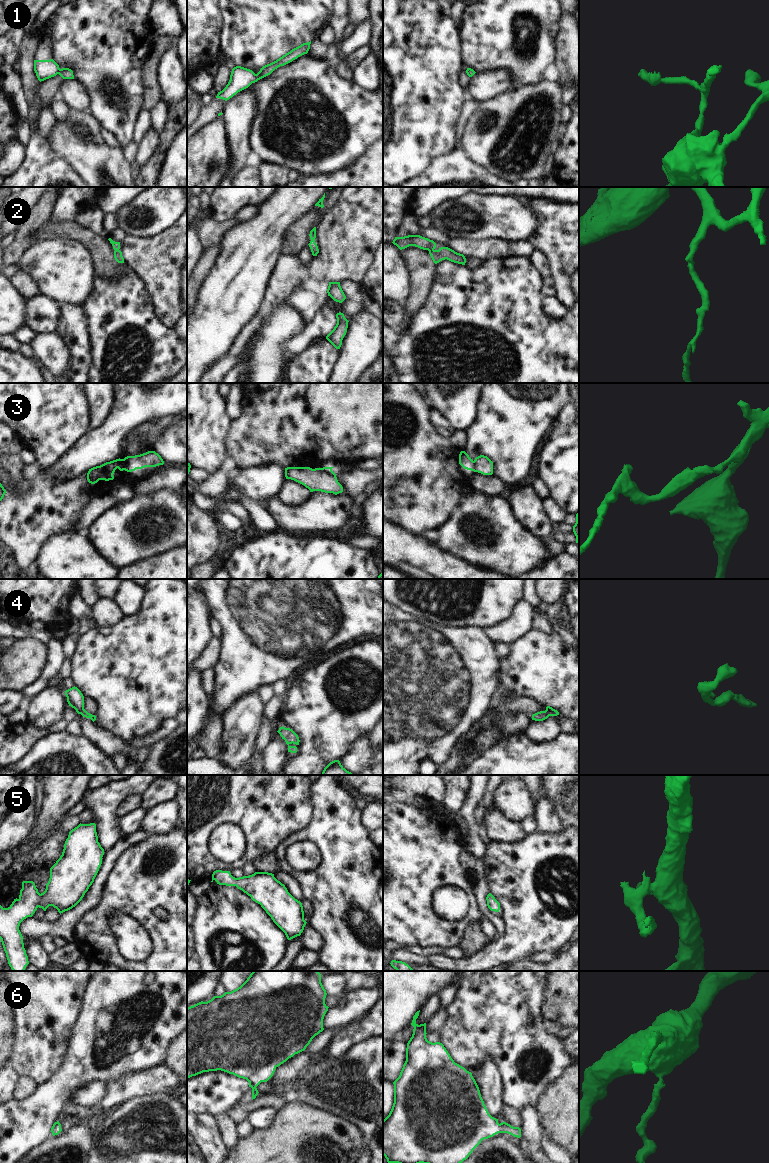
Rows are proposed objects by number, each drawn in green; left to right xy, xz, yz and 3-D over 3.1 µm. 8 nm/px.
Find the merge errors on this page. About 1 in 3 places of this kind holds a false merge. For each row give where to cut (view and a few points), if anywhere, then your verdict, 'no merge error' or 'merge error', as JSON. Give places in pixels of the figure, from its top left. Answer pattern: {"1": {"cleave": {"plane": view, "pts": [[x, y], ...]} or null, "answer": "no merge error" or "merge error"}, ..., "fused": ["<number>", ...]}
{"1": {"cleave": null, "answer": "no merge error"}, "2": {"cleave": null, "answer": "no merge error"}, "3": {"cleave": {"plane": "xy", "pts": [[122, 459], [126, 465], [135, 469]]}, "answer": "merge error"}, "4": {"cleave": null, "answer": "no merge error"}, "5": {"cleave": null, "answer": "no merge error"}, "6": {"cleave": null, "answer": "no merge error"}, "fused": ["3"]}

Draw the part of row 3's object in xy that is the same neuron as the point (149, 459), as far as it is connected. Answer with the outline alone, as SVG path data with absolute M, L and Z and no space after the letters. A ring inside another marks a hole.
M148 451L146 453L135 456L127 456L123 459L123 461L126 466L130 466L134 469L156 467L164 464L161 456L155 451Z

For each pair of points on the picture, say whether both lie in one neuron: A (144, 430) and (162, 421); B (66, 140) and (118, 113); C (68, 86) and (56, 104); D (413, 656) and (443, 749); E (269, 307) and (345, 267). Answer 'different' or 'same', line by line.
A: same
B: different
C: different
D: same
E: same

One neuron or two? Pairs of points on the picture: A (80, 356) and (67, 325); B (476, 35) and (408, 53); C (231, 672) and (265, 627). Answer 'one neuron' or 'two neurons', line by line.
A: one neuron
B: two neurons
C: one neuron

